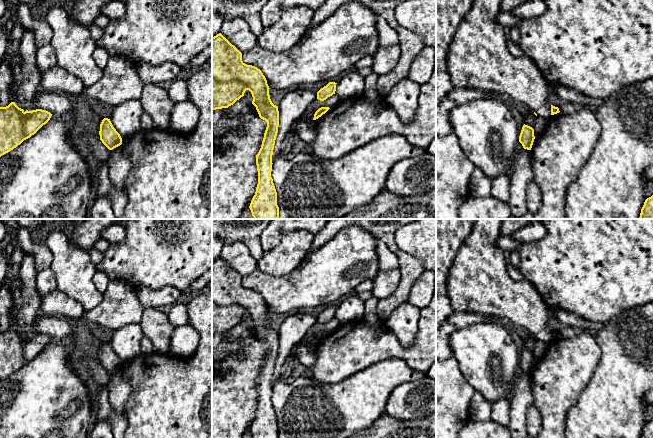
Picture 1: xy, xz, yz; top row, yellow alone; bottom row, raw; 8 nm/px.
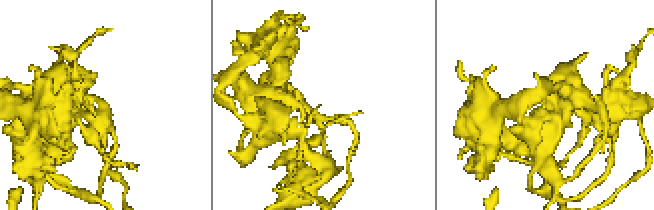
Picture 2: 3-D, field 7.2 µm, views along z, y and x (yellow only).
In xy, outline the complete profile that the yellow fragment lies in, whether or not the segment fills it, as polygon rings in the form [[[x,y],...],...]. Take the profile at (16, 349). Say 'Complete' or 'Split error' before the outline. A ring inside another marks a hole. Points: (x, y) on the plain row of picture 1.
Complete. [[[15,326],[0,331],[0,381],[34,359],[51,340],[42,333],[24,335]]]

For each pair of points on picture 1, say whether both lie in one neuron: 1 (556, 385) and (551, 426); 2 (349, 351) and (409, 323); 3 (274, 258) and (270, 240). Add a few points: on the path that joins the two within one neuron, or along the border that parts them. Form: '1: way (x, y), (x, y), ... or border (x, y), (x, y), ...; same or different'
1: way (554, 395), (554, 416); same
2: border (387, 328), (403, 345), (410, 345); different
3: border (289, 232), (286, 232), (274, 247), (264, 251); different

